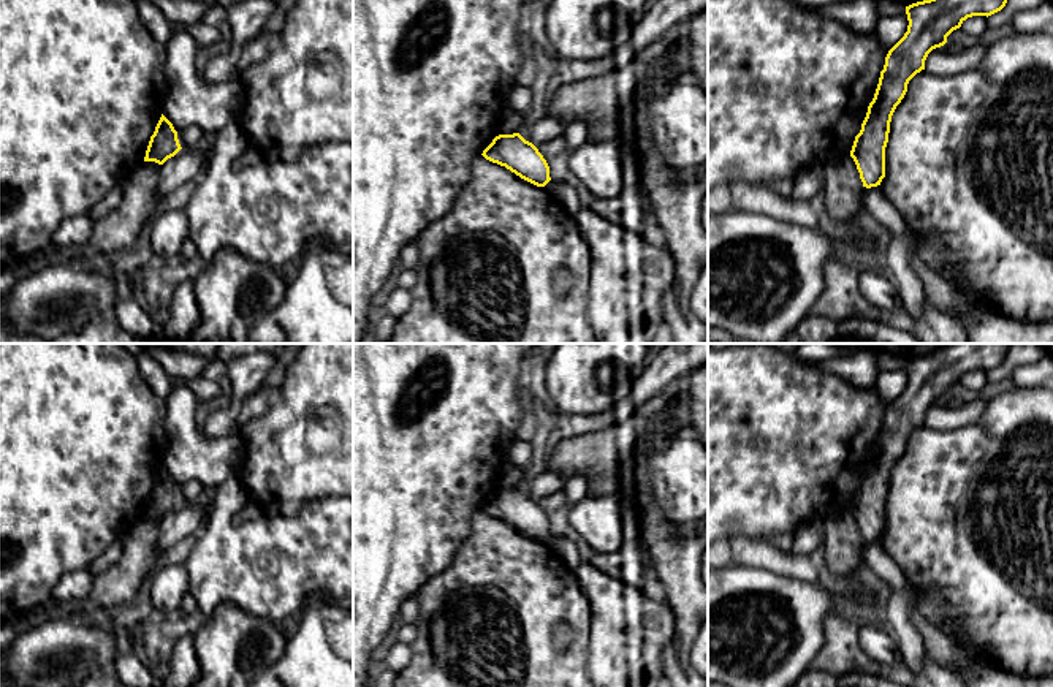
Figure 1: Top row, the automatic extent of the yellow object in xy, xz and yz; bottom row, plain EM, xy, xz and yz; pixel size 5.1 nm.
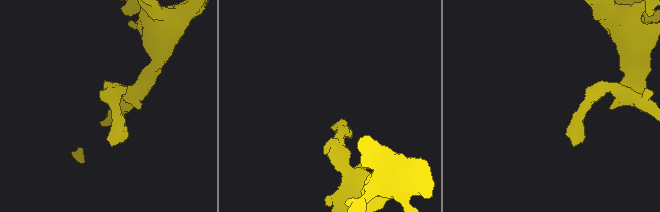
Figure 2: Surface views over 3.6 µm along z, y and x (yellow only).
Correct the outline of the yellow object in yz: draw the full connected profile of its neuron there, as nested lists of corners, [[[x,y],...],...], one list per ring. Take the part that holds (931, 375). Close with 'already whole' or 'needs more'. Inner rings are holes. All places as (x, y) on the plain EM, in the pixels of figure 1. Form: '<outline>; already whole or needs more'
[[[948,344],[906,361],[907,386],[885,412],[874,453],[850,505],[863,541],[877,541],[885,532],[891,470],[904,453],[909,435],[925,424],[928,408],[944,400],[947,391],[967,372],[988,372],[1001,366],[1009,348],[1010,344]]]; already whole

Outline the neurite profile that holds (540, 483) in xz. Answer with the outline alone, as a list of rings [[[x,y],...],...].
[[[535,469],[529,476],[518,486],[526,495],[535,502],[540,499],[564,491],[565,484],[572,480],[570,473],[548,472]]]

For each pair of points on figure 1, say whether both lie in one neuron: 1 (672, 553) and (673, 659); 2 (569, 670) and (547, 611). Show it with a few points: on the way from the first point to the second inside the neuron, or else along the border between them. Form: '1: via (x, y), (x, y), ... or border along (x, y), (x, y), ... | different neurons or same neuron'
1: via (681, 580), (684, 586), (684, 632) | same neuron
2: via (555, 656), (545, 646), (545, 626) | same neuron

